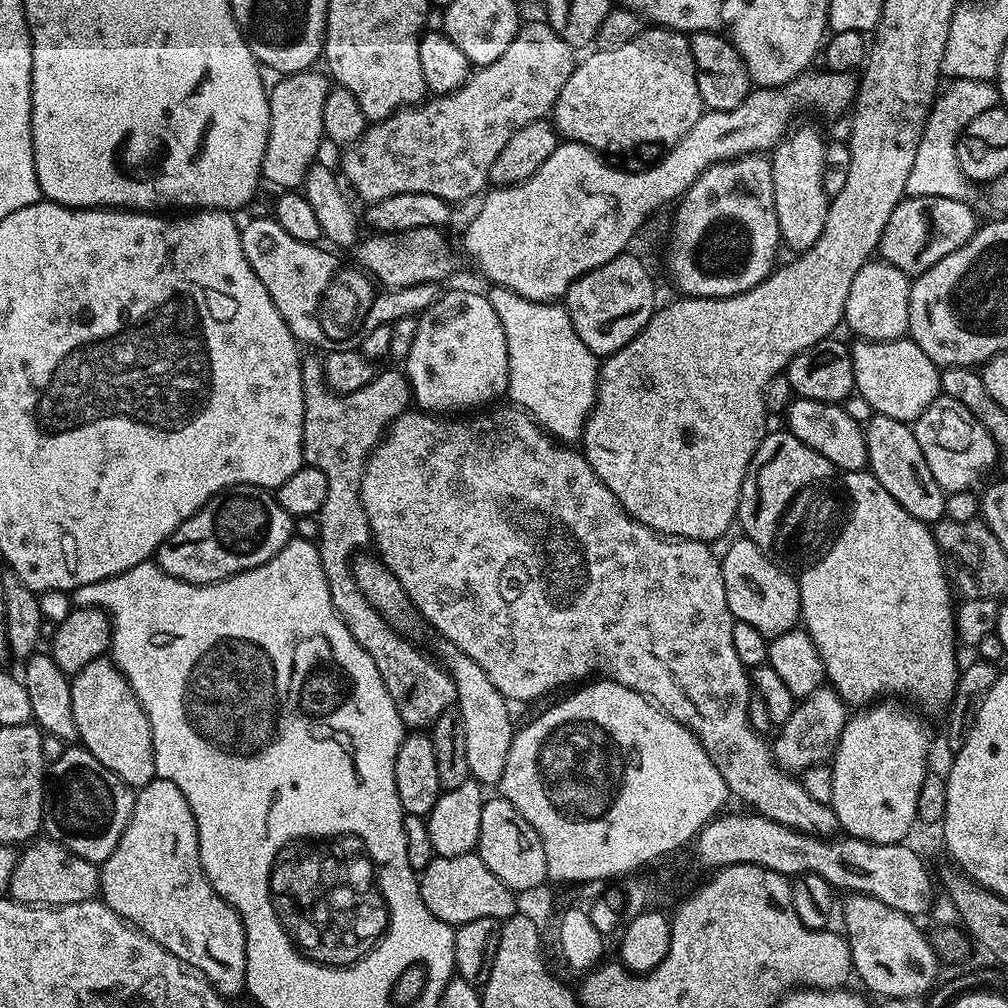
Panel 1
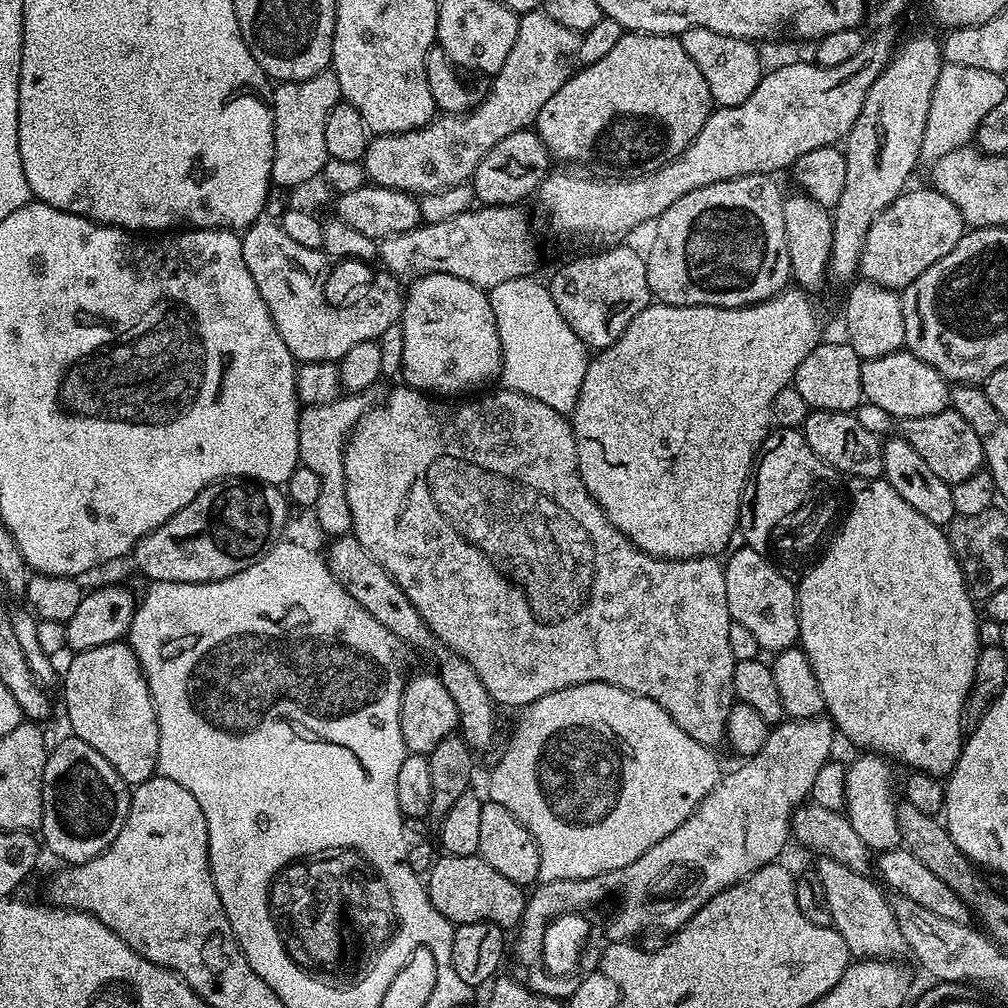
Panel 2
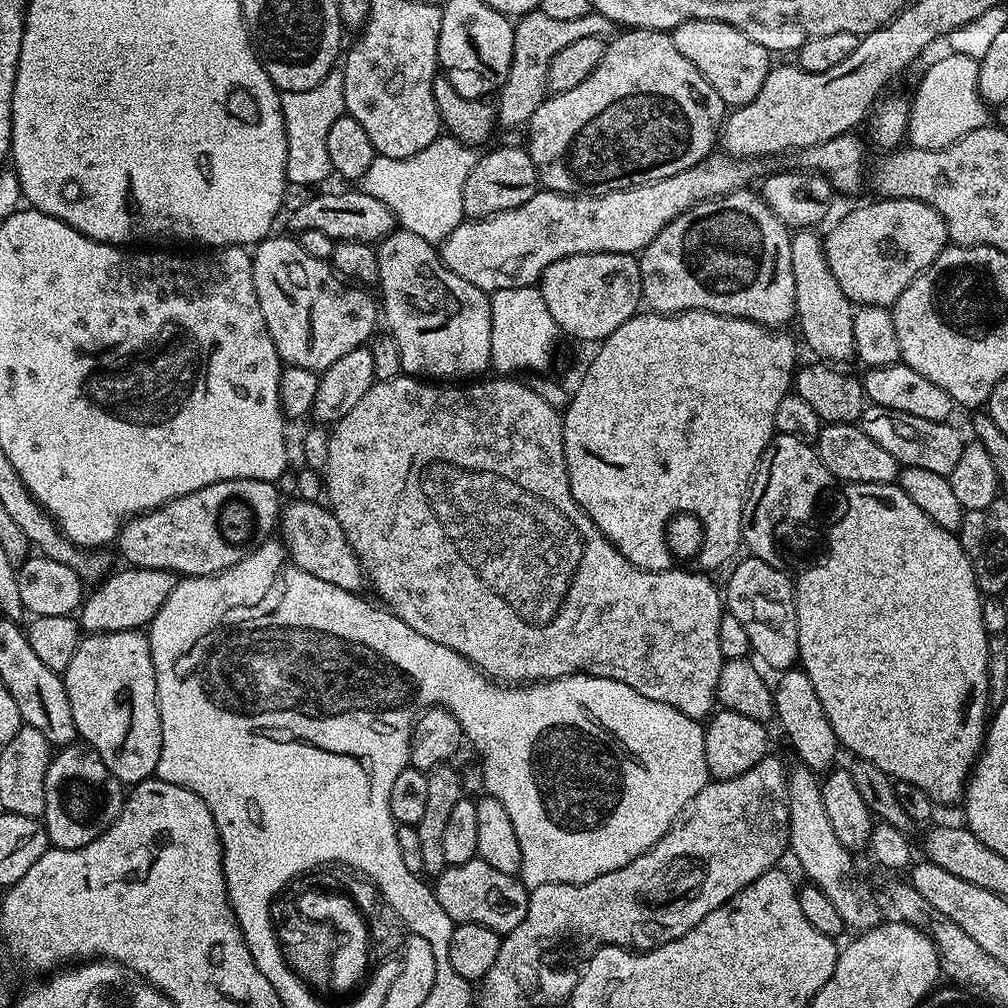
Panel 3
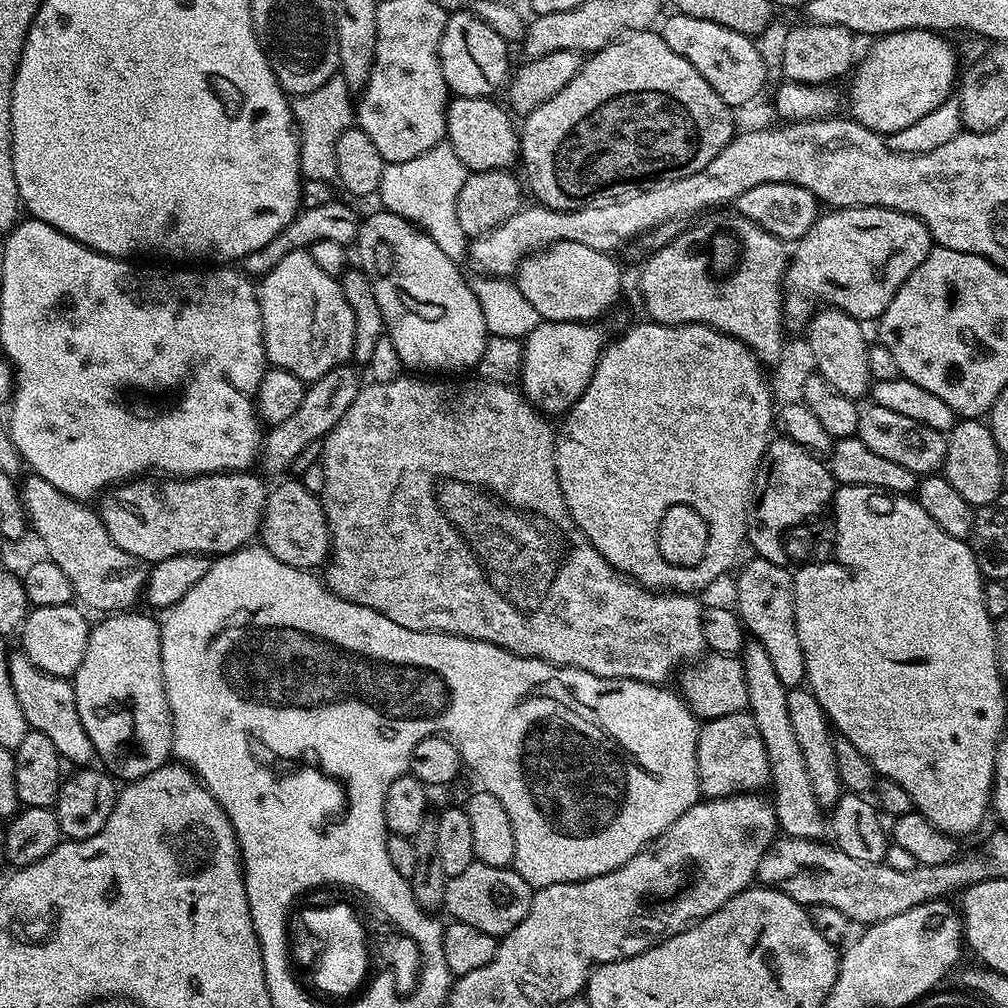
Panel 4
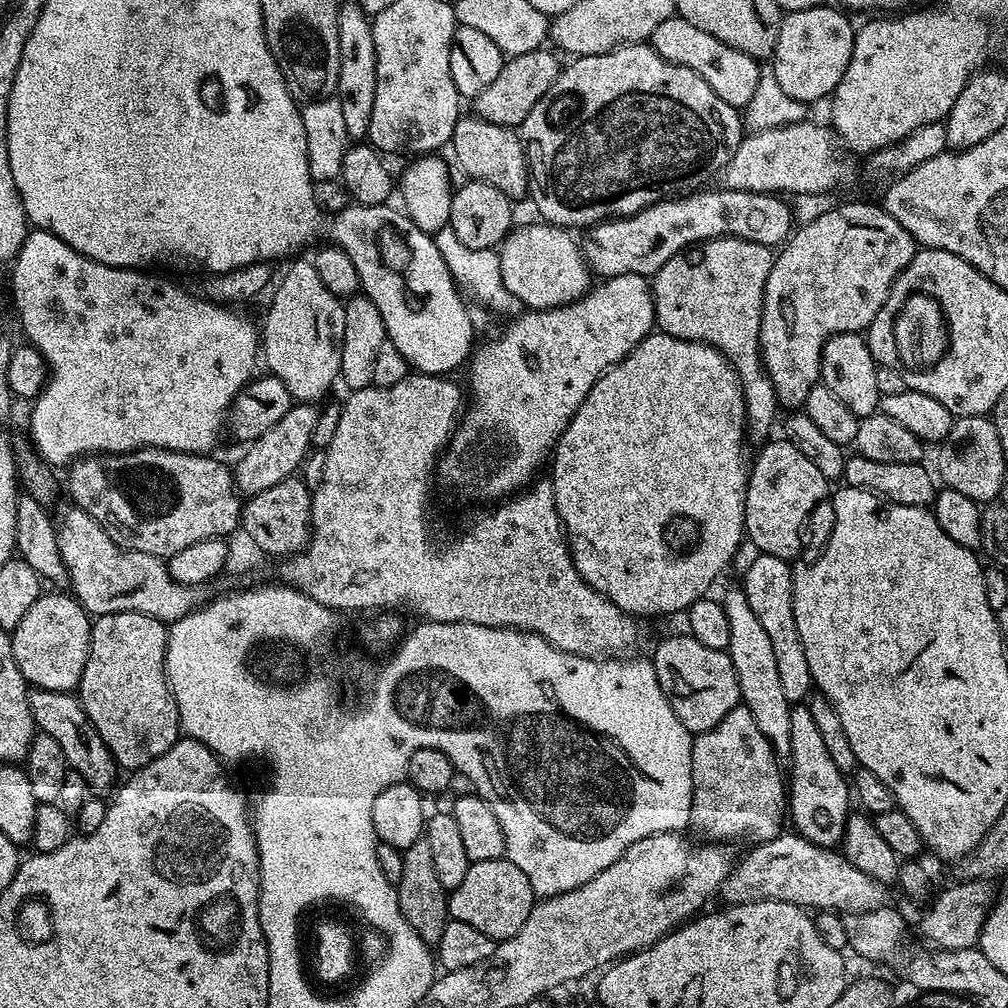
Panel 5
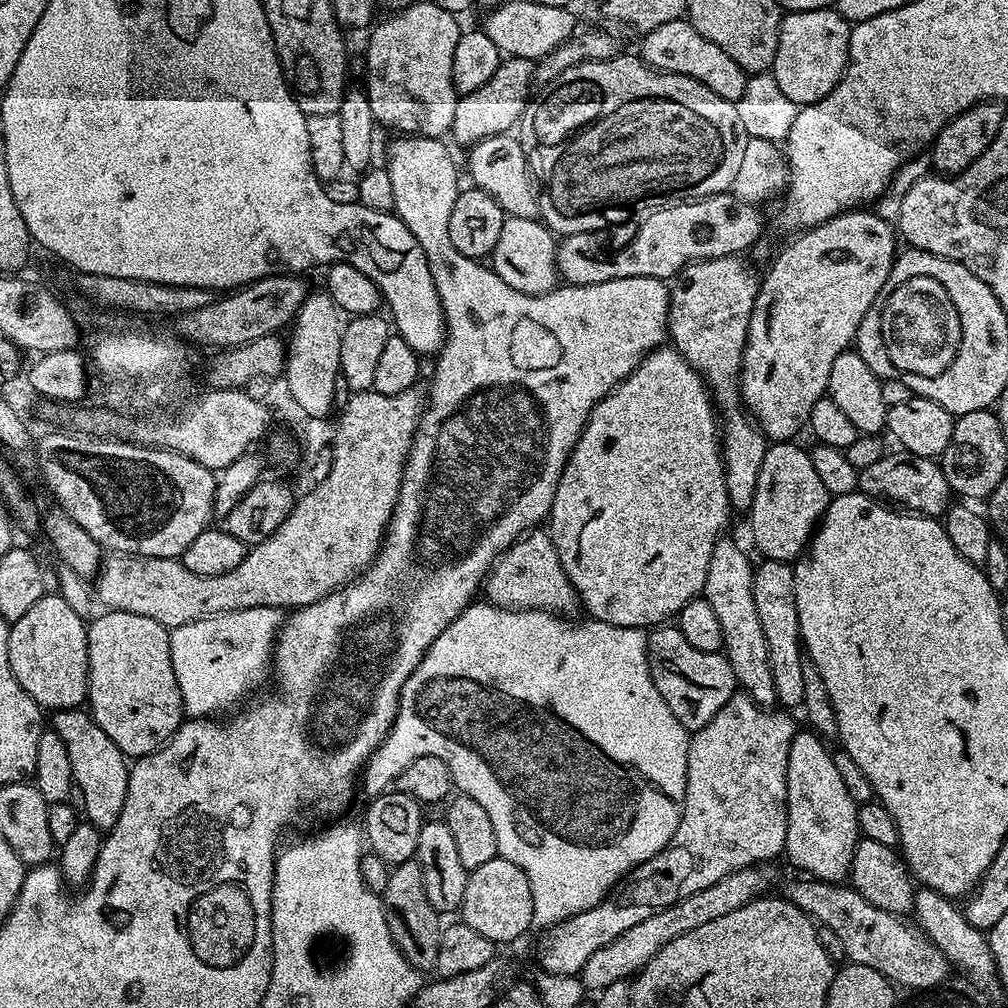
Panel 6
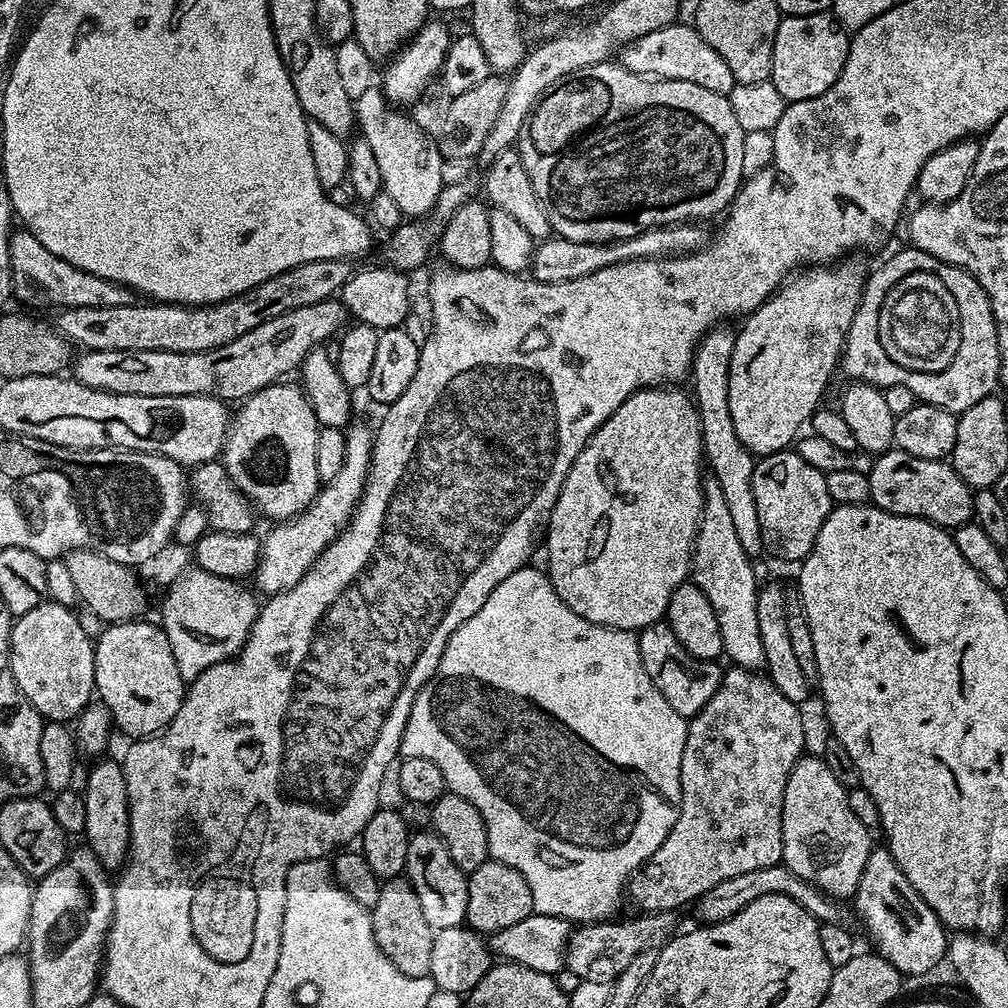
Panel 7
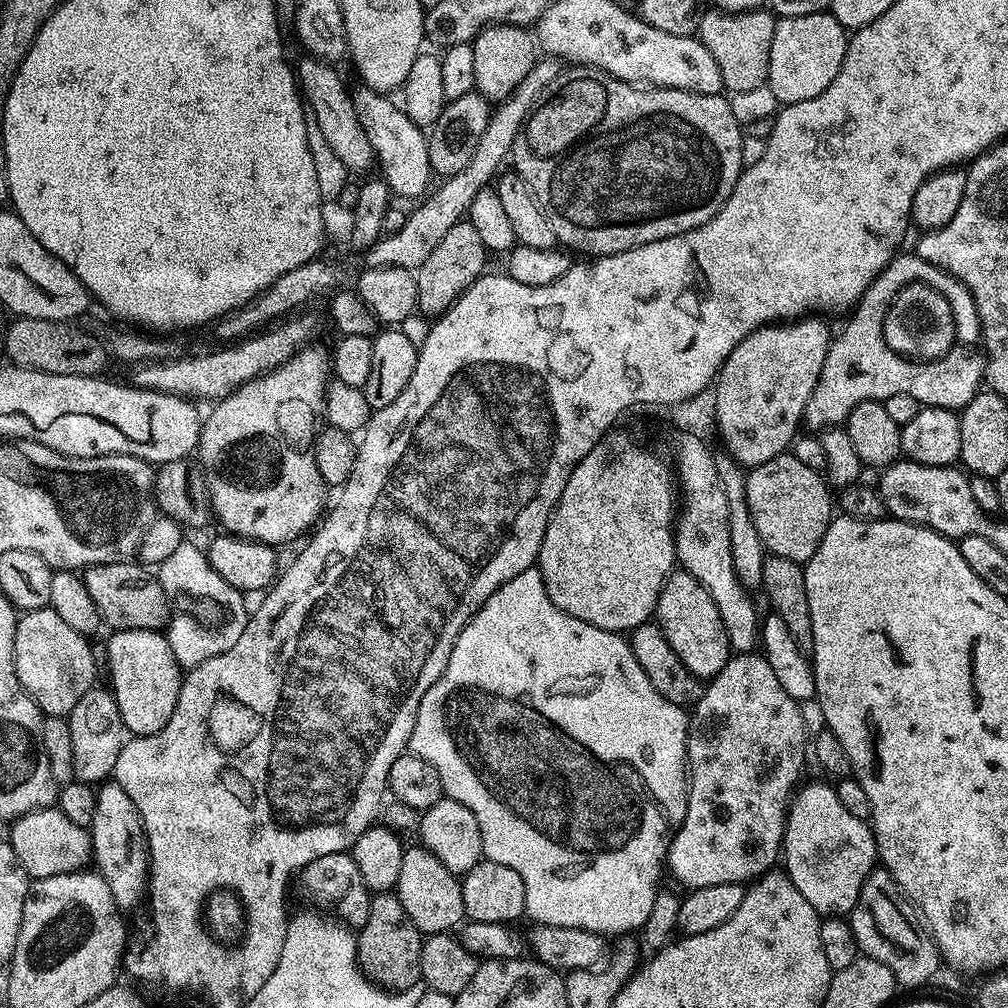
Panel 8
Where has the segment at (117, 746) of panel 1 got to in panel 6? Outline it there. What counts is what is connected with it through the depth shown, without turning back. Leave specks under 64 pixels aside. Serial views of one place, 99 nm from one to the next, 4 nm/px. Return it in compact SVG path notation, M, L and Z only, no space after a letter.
M111 610L101 611L101 616L97 615L95 619L87 625L88 630L88 698L87 707L90 709L90 715L96 721L98 726L102 726L102 730L106 730L106 738L110 738L110 742L114 742L114 746L118 746L118 750L122 750L125 757L139 758L141 756L149 756L151 752L157 752L168 743L168 739L180 729L181 724L186 719L184 703L182 702L182 694L178 686L178 678L174 678L174 662L170 654L170 646L172 638L169 629L163 628L158 622L154 622L154 618L142 618L142 614L130 614L129 612L114 612Z

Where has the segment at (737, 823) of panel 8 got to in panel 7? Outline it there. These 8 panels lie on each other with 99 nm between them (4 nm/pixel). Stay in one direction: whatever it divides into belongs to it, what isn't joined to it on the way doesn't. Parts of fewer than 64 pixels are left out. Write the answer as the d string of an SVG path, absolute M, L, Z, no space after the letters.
M729 667L721 675L718 690L714 690L714 698L706 702L706 706L697 716L688 720L688 733L686 746L682 750L682 766L680 767L680 813L670 830L666 834L666 842L654 850L654 854L644 864L639 872L633 875L626 885L627 899L632 899L632 904L641 913L645 912L676 912L683 904L691 905L710 886L718 886L718 882L726 882L726 878L738 878L738 874L747 874L750 870L762 870L766 866L781 863L784 858L782 850L782 798L786 794L786 782L790 778L790 770L805 755L804 748L804 720L800 717L801 705L790 702L778 686L768 679L767 675L760 672L749 672L747 668Z

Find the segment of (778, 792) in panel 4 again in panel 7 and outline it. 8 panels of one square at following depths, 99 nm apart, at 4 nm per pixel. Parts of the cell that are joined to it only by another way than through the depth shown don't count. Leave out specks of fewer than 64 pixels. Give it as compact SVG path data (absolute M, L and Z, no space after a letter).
M711 478L703 481L704 514L700 518L700 528L692 545L691 583L696 584L710 598L710 606L714 606L718 618L718 630L722 630L722 646L724 656L732 659L731 663L738 668L747 668L749 672L760 672L766 662L766 650L762 650L762 633L758 630L758 583L752 573L753 561L742 550L738 542L738 534L734 531L734 521L730 519L730 509L726 506L726 498L722 498L722 486Z

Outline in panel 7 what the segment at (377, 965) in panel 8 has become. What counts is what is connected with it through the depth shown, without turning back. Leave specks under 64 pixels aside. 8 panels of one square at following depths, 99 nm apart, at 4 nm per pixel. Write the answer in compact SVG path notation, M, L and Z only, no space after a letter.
M403 875L392 880L383 881L380 885L378 902L370 910L374 942L382 954L398 968L404 976L422 980L430 970L430 946L434 929L422 918L422 906L418 906L418 894Z

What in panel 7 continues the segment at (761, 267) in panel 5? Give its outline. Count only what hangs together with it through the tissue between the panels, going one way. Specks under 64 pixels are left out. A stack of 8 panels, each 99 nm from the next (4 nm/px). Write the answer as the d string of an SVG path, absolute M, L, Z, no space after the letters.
M717 326L712 331L706 333L700 339L700 344L696 347L696 353L692 359L692 370L690 373L690 381L692 380L691 395L694 397L696 412L700 415L700 437L702 438L702 446L704 447L704 460L712 467L710 472L711 479L718 482L718 486L722 486L722 498L726 498L726 506L730 509L730 519L734 521L734 531L738 534L738 542L742 544L742 550L750 558L756 558L756 555L766 548L764 531L758 522L758 506L754 506L754 486L752 479L754 478L754 466L756 460L750 450L746 450L746 446L742 446L742 442L738 442L738 434L734 434L734 422L730 422L730 406L728 405L728 375L730 374L730 358L734 350L734 342L736 341L733 329L728 326Z

